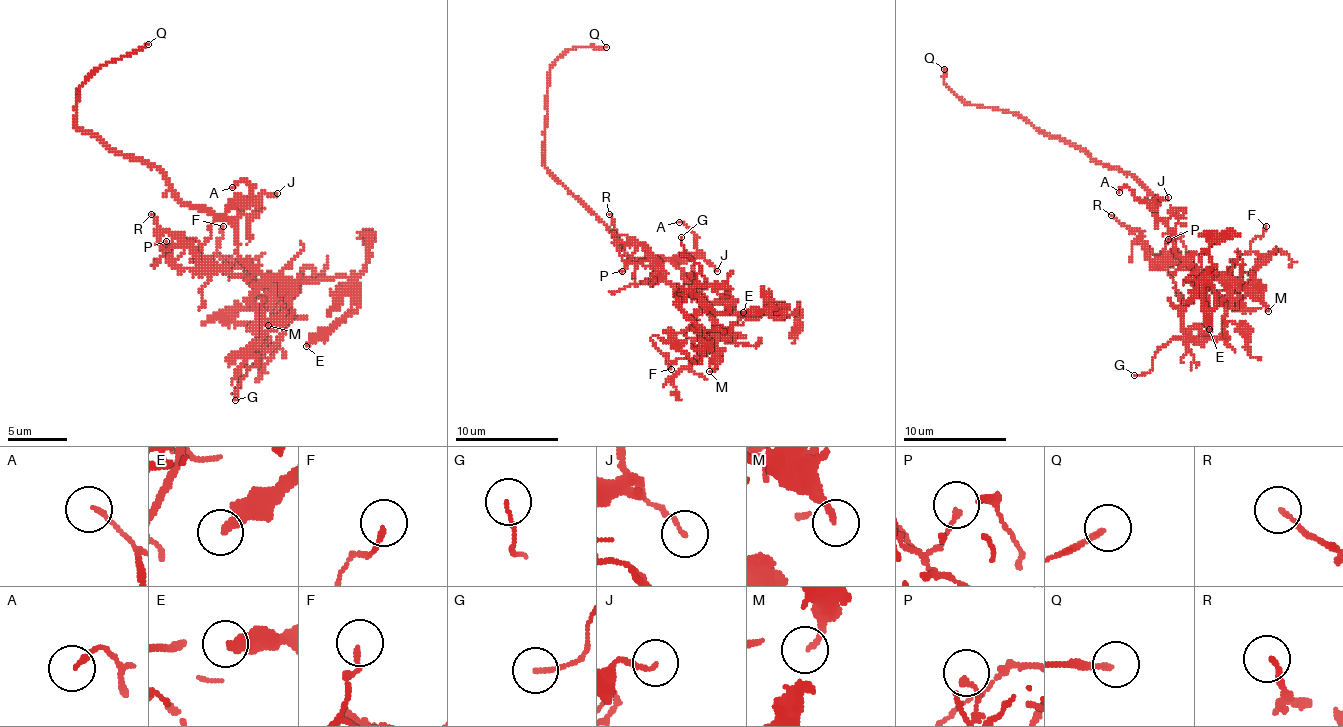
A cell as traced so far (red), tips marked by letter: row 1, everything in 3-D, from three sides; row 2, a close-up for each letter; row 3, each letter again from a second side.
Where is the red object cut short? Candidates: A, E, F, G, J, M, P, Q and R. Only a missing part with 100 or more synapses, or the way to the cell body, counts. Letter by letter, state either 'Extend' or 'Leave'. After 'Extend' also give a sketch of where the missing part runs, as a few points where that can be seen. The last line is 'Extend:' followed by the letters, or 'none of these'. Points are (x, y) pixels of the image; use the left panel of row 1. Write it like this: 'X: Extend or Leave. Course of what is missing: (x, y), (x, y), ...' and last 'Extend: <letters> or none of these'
A: Leave
E: Leave
F: Leave
G: Leave
J: Leave
M: Leave
P: Leave
Q: Extend
R: Leave
Extend: Q

